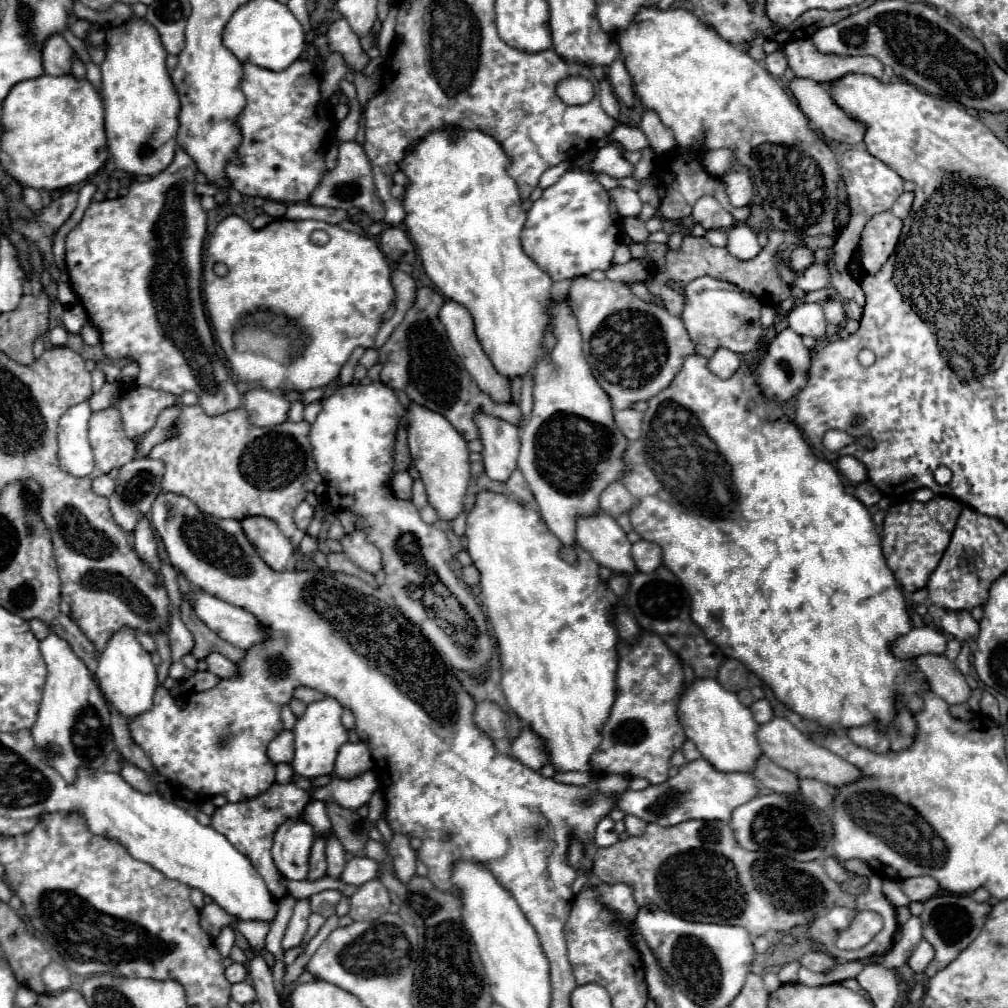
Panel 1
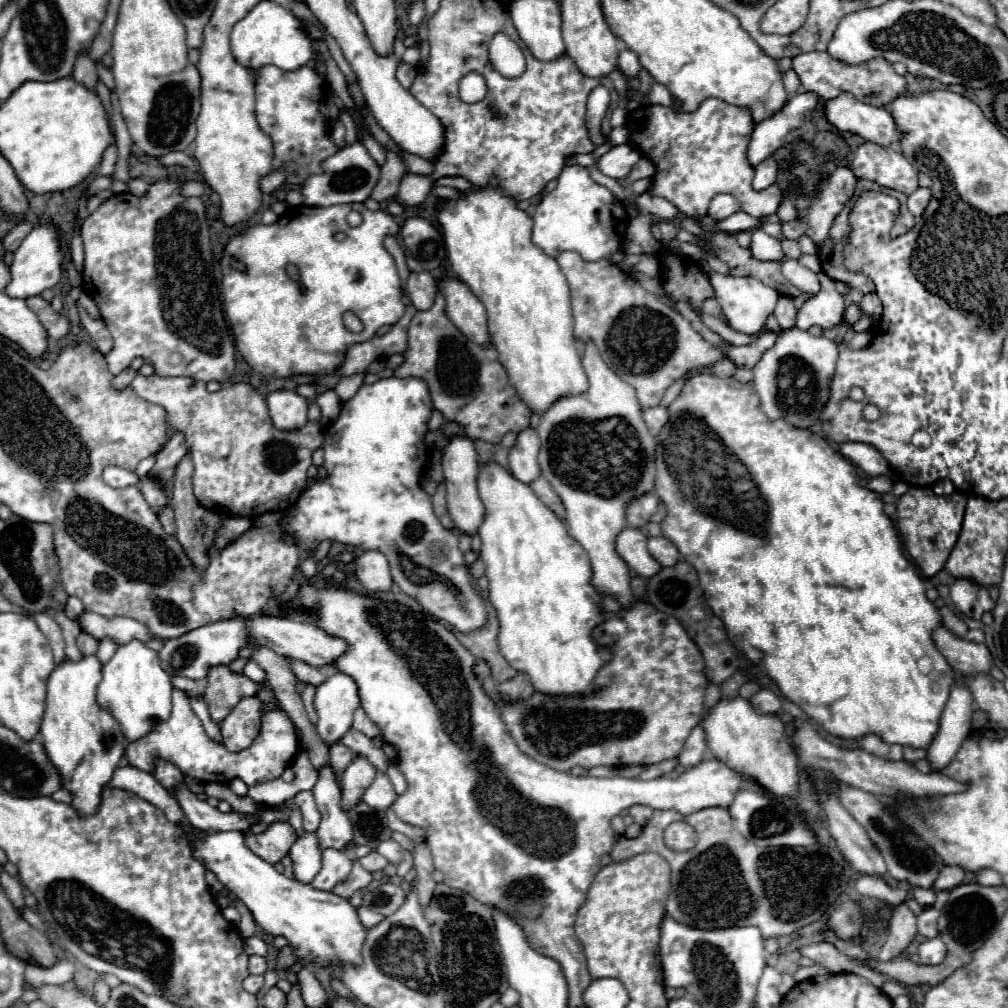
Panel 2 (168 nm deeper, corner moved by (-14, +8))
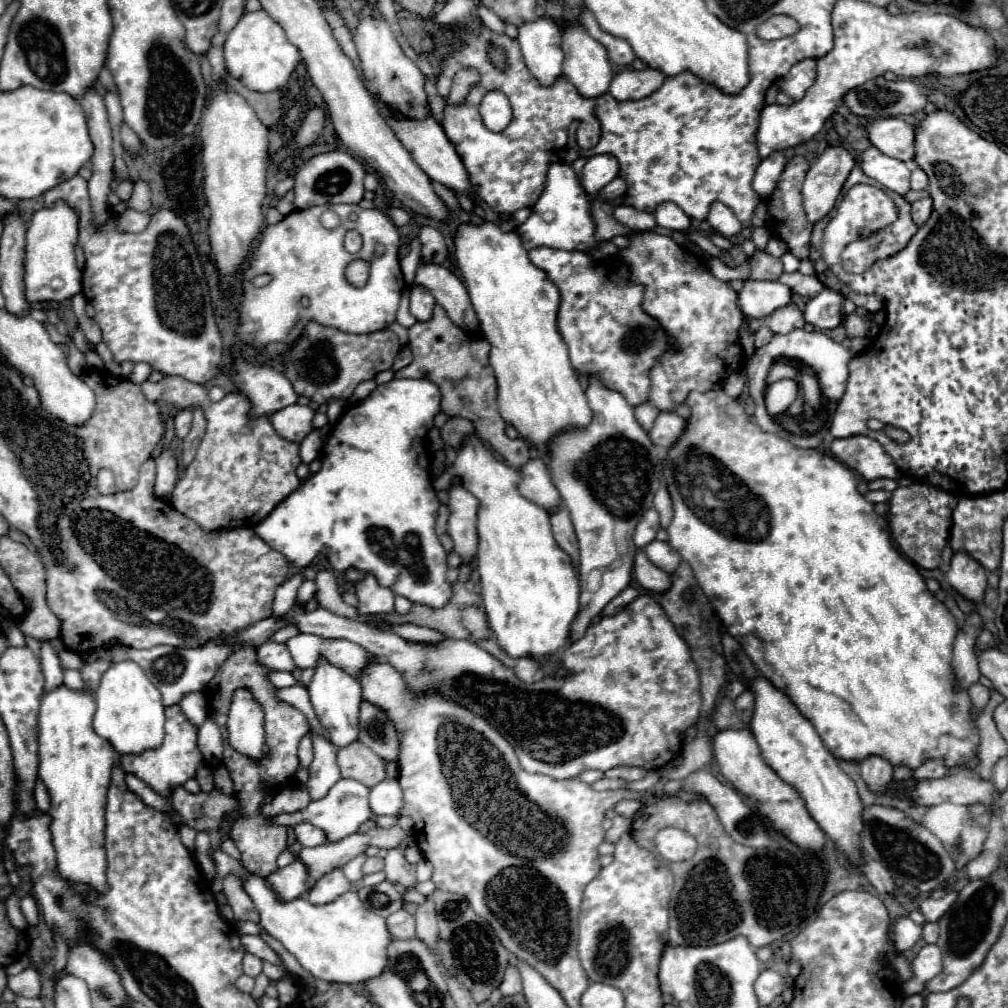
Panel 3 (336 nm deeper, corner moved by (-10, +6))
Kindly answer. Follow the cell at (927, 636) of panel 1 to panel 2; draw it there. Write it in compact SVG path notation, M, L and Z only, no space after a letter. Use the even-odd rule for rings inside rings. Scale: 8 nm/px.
M940 625L932 633L934 645L946 657L956 673L988 673L992 667L990 651L984 643L972 643L966 639L958 639L948 627Z

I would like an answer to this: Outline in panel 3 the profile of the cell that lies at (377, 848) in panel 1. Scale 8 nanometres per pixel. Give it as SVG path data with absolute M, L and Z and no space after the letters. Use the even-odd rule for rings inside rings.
M398 849L386 851L384 861L386 861L386 867L384 867L386 879L390 883L398 883L402 887L416 887L416 883L418 883L418 879L416 879L416 865L408 863L404 859L402 851L398 851Z

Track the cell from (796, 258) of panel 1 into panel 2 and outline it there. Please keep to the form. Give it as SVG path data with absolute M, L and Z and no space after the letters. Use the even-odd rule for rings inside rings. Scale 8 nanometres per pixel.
M836 167L826 181L818 183L818 197L812 201L806 217L806 235L814 241L816 251L820 251L820 245L824 245L824 241L828 239L834 217L854 195L856 183L858 179L848 167Z

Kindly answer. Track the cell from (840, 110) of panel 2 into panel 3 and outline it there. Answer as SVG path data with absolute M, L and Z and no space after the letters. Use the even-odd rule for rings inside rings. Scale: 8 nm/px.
M898 117L870 123L870 141L884 155L910 163L914 159L914 127Z

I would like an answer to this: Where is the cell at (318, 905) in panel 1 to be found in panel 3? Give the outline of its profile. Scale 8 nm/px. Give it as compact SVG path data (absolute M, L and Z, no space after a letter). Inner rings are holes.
M358 855L358 857L354 857L352 861L348 861L348 863L342 867L344 875L346 875L352 883L358 883L358 881L364 877L364 873L362 873L364 859L366 859L366 855Z

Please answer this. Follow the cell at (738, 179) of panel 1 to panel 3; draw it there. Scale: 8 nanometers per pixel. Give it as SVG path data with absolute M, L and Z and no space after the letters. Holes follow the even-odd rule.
M774 151L772 155L768 155L768 159L762 159L762 163L760 163L758 169L756 169L754 181L752 181L754 191L756 191L762 199L770 197L770 193L774 191L780 175L782 175L782 171L784 171L784 167L786 167L786 157L784 157L784 153L780 153L780 151Z

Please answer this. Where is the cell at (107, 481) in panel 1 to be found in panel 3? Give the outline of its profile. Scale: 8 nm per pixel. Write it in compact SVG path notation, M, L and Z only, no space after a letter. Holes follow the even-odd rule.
M100 469L98 473L98 491L102 495L110 495L116 493L116 485L114 485L114 475L108 469Z

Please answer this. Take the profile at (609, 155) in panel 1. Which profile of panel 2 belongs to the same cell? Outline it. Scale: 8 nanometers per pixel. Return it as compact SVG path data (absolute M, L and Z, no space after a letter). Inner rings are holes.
M616 145L616 147L612 147L606 155L602 155L600 159L598 159L598 169L604 173L604 175L608 175L608 177L614 177L614 179L626 179L628 177L628 173L630 173L630 169L638 163L638 159L640 159L642 155L640 155L640 151L636 149L636 147L632 147L632 145Z

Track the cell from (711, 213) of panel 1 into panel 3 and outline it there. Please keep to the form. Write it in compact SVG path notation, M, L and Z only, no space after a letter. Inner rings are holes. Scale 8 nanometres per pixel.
M712 203L708 223L724 237L732 237L742 229L742 223L736 219L734 211L724 203Z

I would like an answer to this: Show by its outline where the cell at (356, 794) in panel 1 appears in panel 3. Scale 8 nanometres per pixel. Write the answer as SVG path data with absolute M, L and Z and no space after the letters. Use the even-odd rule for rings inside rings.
M384 779L370 791L370 807L374 815L390 815L398 817L402 811L404 799L398 779Z

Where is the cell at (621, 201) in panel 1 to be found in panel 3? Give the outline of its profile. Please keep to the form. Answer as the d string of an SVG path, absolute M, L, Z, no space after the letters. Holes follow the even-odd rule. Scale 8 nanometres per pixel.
M674 203L658 205L654 211L654 217L660 227L672 229L672 231L688 231L690 227L690 217L684 215L684 211L680 211L680 207L676 207Z

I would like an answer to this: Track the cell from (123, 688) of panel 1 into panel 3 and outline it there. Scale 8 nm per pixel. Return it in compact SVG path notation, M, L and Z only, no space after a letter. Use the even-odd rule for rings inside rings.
M134 661L114 663L100 681L94 693L96 715L94 731L110 741L120 755L140 755L148 749L160 747L164 739L164 705L160 691L148 681L144 671Z

